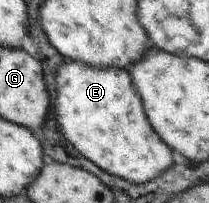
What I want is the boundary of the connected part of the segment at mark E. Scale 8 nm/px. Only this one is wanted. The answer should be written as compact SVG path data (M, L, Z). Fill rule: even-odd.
M79 61L62 63L56 75L58 96L55 110L59 132L100 170L136 185L142 185L159 178L173 167L171 149L154 133L146 117L142 100L133 87L127 69L109 67L96 69Z

